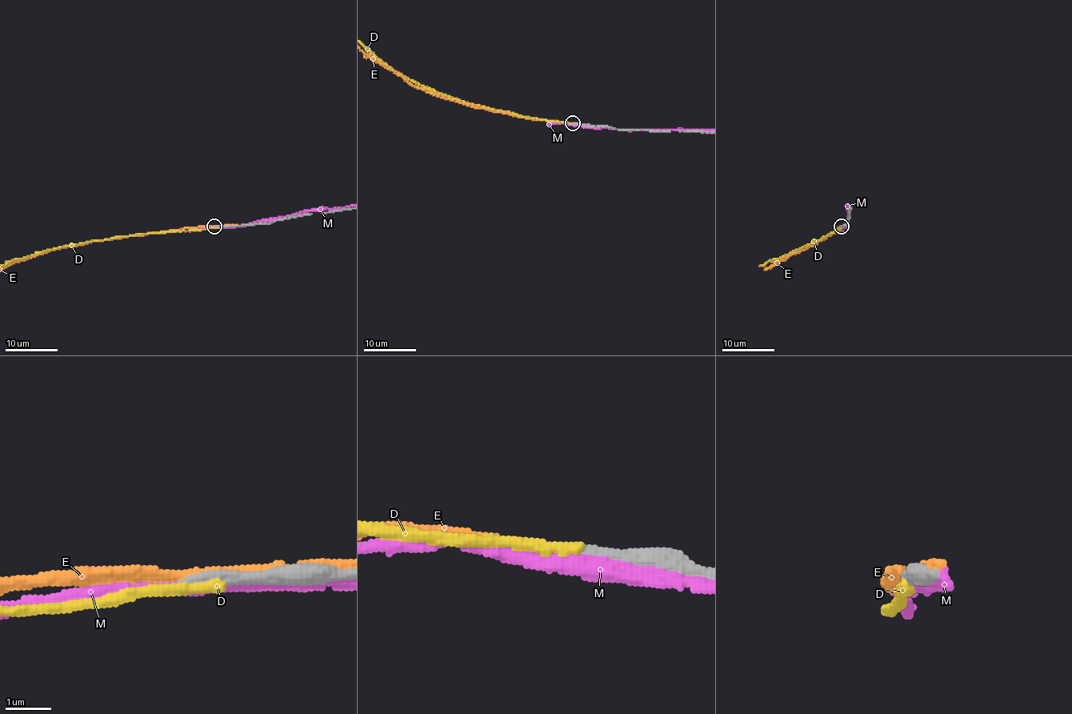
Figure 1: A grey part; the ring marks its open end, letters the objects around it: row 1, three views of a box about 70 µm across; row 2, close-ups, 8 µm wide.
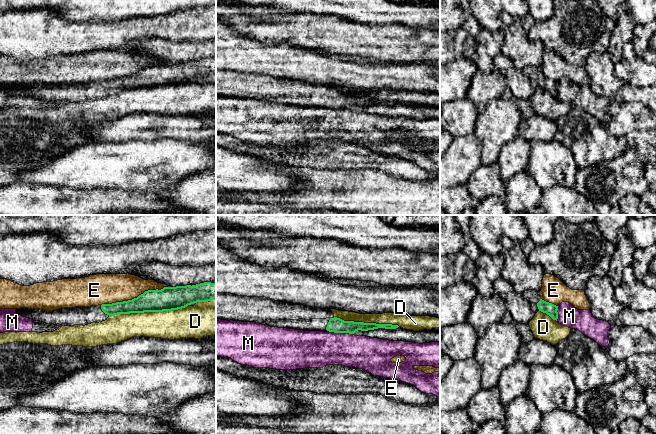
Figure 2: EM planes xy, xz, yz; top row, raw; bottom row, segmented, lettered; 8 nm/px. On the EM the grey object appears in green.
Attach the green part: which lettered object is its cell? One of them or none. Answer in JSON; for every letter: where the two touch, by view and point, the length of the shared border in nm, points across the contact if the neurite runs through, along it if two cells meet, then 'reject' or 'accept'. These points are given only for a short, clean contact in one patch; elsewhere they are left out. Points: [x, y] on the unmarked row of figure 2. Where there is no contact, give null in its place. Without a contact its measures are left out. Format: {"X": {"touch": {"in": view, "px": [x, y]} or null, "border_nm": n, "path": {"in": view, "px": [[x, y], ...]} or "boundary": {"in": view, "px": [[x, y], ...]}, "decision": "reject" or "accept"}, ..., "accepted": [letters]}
{"D": {"touch": {"in": "xy", "px": [149, 87]}, "border_nm": 650, "decision": "reject"}, "E": {"touch": {"in": "xy", "px": [134, 74]}, "border_nm": 550, "decision": "reject"}, "M": {"touch": {"in": "xz", "px": [340, 108]}, "border_nm": 220, "decision": "reject"}, "accepted": []}

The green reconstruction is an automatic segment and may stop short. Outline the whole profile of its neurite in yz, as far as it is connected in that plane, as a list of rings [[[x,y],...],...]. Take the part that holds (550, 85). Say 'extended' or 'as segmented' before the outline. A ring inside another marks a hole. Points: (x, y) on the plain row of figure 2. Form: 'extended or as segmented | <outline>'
extended | [[[526,66],[522,71],[530,79],[536,79],[539,87],[546,89],[553,96],[557,97],[557,95],[558,95],[558,88],[557,88],[558,82],[542,76],[540,73],[540,69],[535,66]]]

